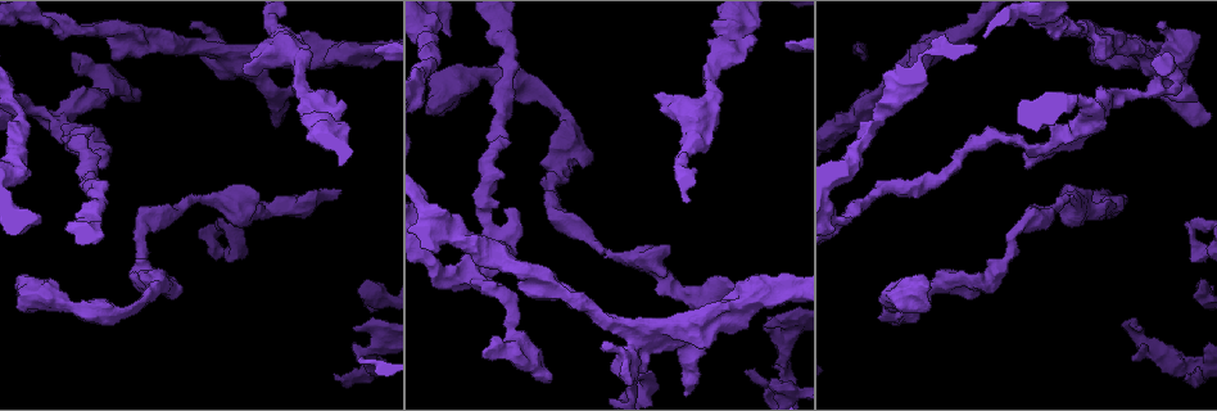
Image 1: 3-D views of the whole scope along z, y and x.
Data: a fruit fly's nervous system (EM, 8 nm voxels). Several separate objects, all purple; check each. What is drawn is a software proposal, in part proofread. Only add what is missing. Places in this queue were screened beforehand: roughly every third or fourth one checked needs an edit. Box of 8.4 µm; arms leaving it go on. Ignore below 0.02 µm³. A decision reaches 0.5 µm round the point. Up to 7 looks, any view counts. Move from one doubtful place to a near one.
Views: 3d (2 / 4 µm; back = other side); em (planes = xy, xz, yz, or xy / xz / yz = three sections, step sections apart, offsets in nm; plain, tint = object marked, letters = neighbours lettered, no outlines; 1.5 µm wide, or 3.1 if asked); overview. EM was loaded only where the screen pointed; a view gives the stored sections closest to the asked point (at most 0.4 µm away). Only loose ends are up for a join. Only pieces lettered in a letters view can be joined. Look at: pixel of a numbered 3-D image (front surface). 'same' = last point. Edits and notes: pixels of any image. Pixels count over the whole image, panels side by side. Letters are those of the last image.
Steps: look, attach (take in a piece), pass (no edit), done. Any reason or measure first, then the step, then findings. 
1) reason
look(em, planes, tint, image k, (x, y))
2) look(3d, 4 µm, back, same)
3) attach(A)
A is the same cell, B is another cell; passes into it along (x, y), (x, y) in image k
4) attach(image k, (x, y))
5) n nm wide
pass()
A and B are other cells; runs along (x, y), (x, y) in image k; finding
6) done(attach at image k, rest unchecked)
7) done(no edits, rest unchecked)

branch stops here
look(em, planes, letters, image 1, (849, 218))

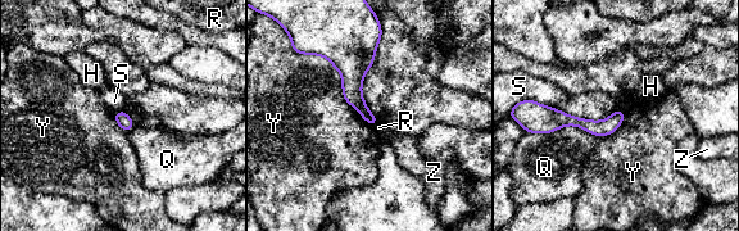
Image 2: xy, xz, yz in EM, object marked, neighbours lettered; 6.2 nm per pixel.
pass()
H, Q, R, S, Y and Z are other cells; border along (305, 54), (330, 62), (352, 105) in image 2; none of them fits

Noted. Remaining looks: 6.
free end
look(em, xy, step 4, letters, image 1, (72, 52))

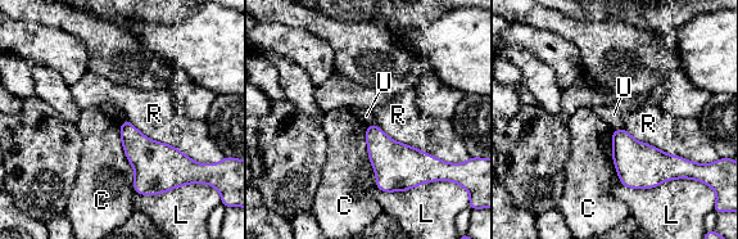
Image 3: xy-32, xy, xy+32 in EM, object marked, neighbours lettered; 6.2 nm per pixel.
R touches over 550 nm
pass()
C, L, R and U are other cells; border along (121, 122), (135, 192) in image 3; none of them fits

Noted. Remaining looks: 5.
an open end
look(em, planes, letters, image 1, (335, 375))

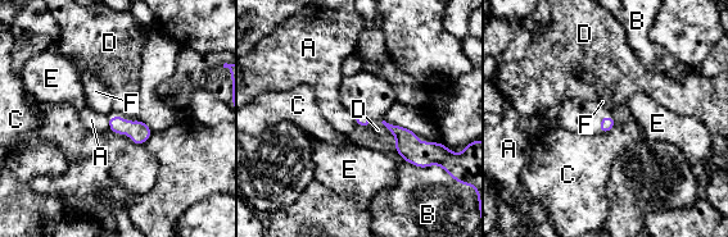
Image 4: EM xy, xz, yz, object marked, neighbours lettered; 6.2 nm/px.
pass()
A, B, C, D, E and F are other cells; border along (107, 115), (109, 128) in image 4; no lettered piece goes on from it

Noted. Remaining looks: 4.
done(no edits, rest unchecked)

